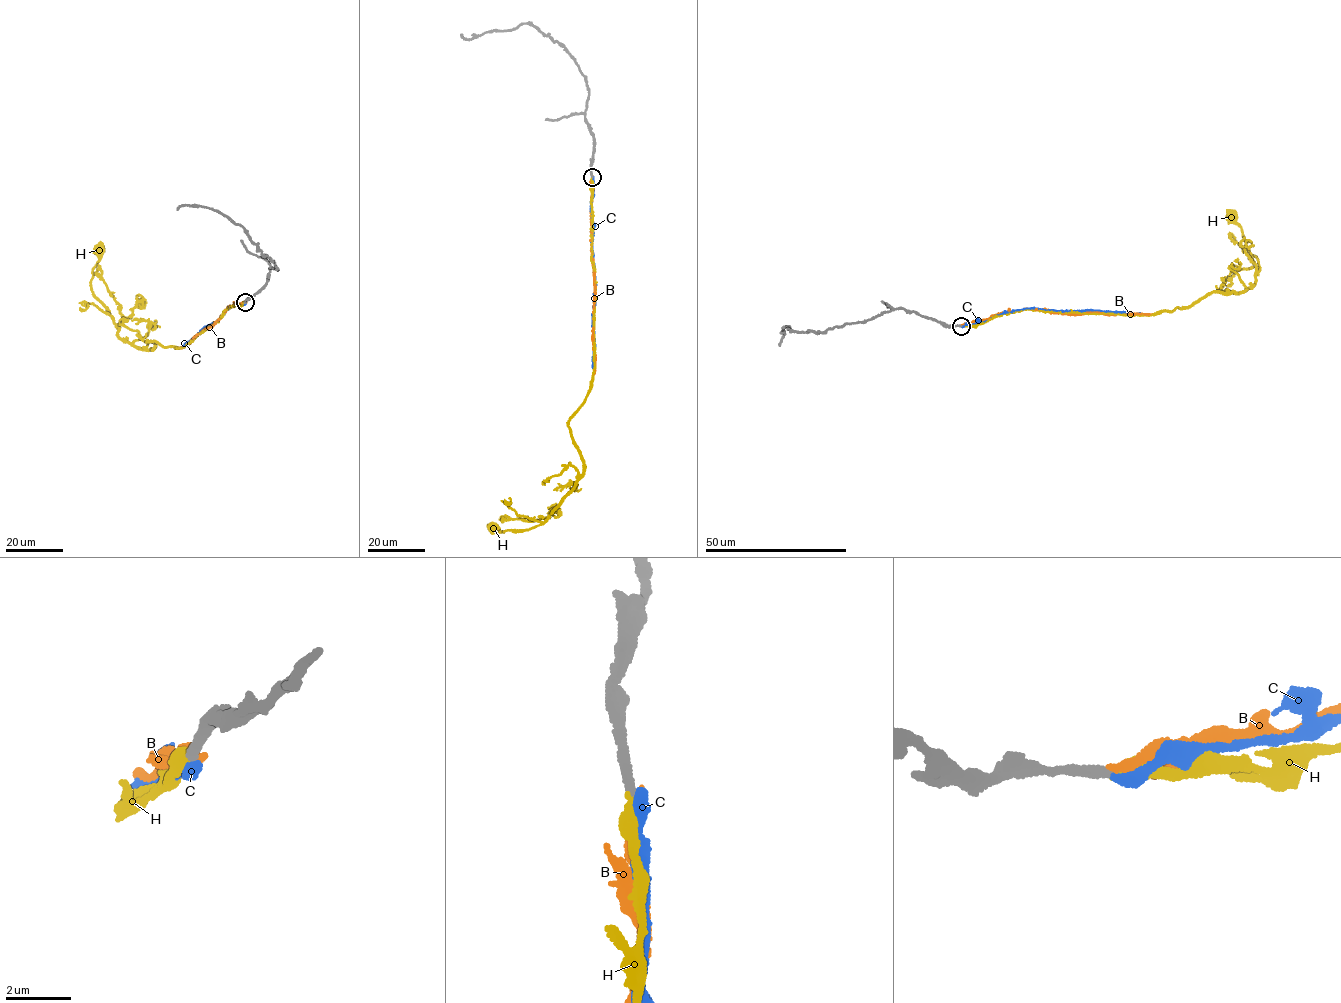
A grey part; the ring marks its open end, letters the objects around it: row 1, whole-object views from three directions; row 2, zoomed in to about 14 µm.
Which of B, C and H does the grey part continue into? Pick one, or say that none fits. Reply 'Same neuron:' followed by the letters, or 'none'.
Same neuron: H

